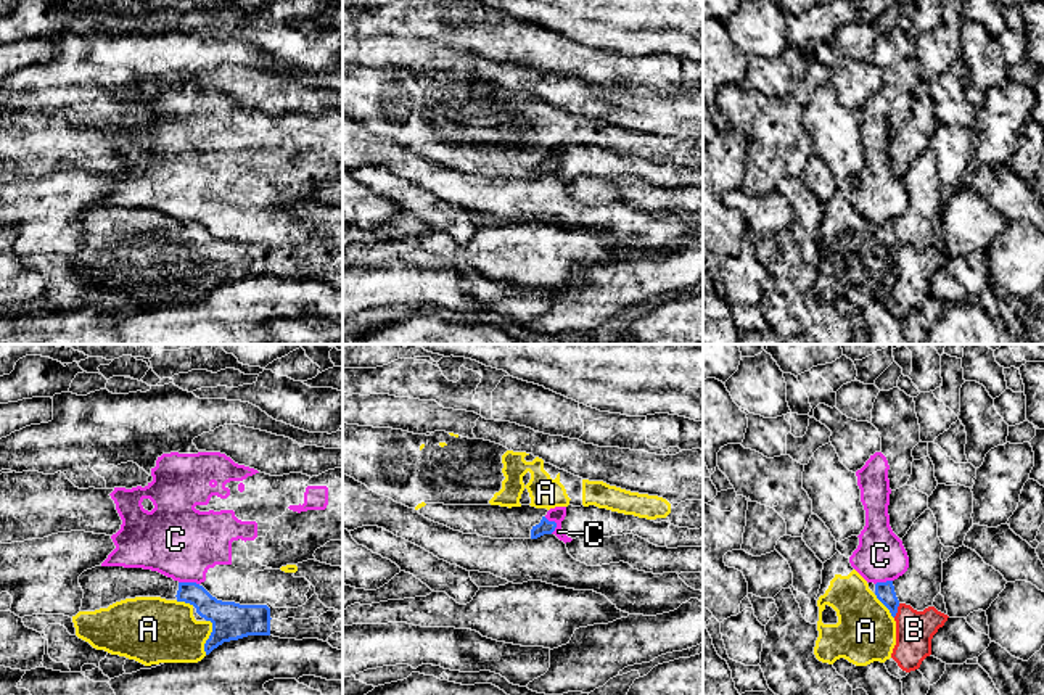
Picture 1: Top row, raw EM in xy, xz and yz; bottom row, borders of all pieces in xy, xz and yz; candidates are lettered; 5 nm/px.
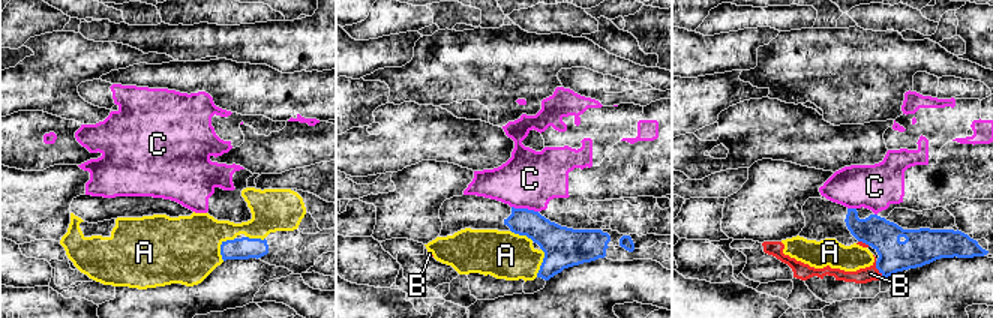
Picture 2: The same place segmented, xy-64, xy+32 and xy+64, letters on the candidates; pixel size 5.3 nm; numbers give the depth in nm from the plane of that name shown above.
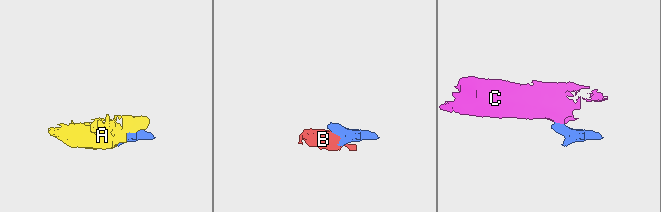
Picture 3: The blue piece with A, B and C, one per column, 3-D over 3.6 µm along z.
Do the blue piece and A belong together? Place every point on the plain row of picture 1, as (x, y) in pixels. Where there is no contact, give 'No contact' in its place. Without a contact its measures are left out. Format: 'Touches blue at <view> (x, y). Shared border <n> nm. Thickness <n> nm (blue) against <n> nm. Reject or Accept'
Touches blue at xy (209, 277). Shared border 180 nm. Thickness 190 nm (blue) against 320 nm. Accept

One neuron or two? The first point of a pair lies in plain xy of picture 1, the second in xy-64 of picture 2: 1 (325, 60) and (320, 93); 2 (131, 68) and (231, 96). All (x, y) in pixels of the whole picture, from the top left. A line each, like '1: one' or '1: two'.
1: two
2: two

